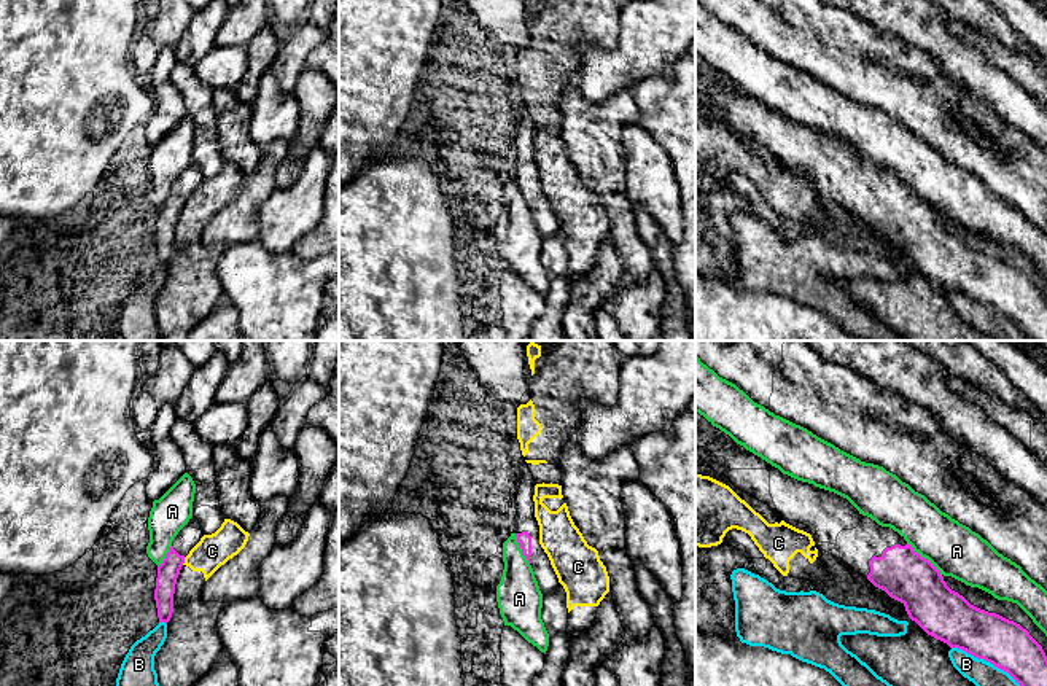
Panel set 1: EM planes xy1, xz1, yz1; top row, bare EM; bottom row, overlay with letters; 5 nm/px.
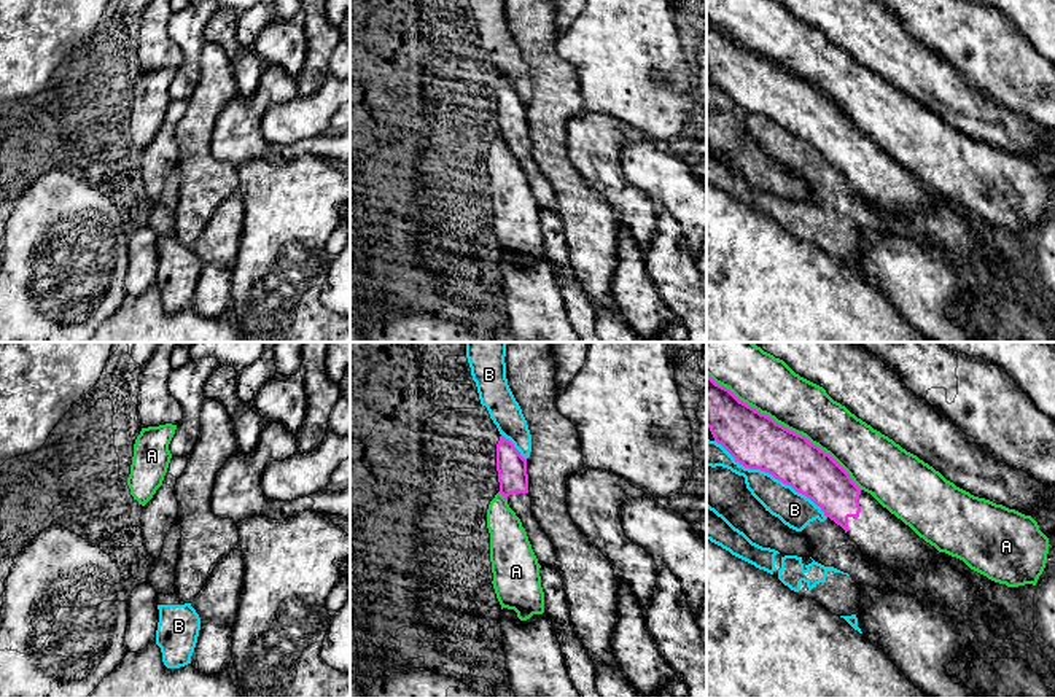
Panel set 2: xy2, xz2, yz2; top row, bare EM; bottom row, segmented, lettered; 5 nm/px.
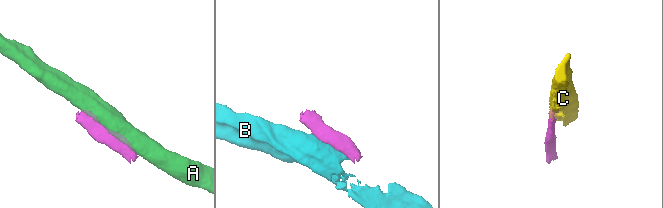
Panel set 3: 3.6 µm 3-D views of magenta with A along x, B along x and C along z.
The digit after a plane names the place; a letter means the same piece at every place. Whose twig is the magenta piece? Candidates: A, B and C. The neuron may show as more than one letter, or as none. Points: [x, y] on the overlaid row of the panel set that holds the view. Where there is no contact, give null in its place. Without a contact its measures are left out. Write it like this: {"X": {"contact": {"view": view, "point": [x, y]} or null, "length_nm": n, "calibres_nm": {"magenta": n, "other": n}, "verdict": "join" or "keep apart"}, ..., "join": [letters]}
{"A": {"contact": {"view": "yz2", "point": [783, 427]}, "length_nm": 1000, "calibres_nm": {"magenta": 280, "other": 280}, "verdict": "keep apart"}, "B": {"contact": {"view": "yz2", "point": [772, 475]}, "length_nm": 700, "calibres_nm": {"magenta": 280, "other": 180}, "verdict": "keep apart"}, "C": {"contact": {"view": "xy1", "point": [183, 561]}, "length_nm": 40, "calibres_nm": {"magenta": 110, "other": 170}, "verdict": "keep apart"}, "join": []}

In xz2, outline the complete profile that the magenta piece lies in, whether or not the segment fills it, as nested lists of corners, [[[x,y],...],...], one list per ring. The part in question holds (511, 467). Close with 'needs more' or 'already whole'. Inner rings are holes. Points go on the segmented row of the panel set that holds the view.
[[[503,434],[496,444],[496,471],[500,493],[508,500],[509,508],[520,519],[538,563],[541,567],[555,567],[555,547],[531,514],[527,460]]] | needs more

